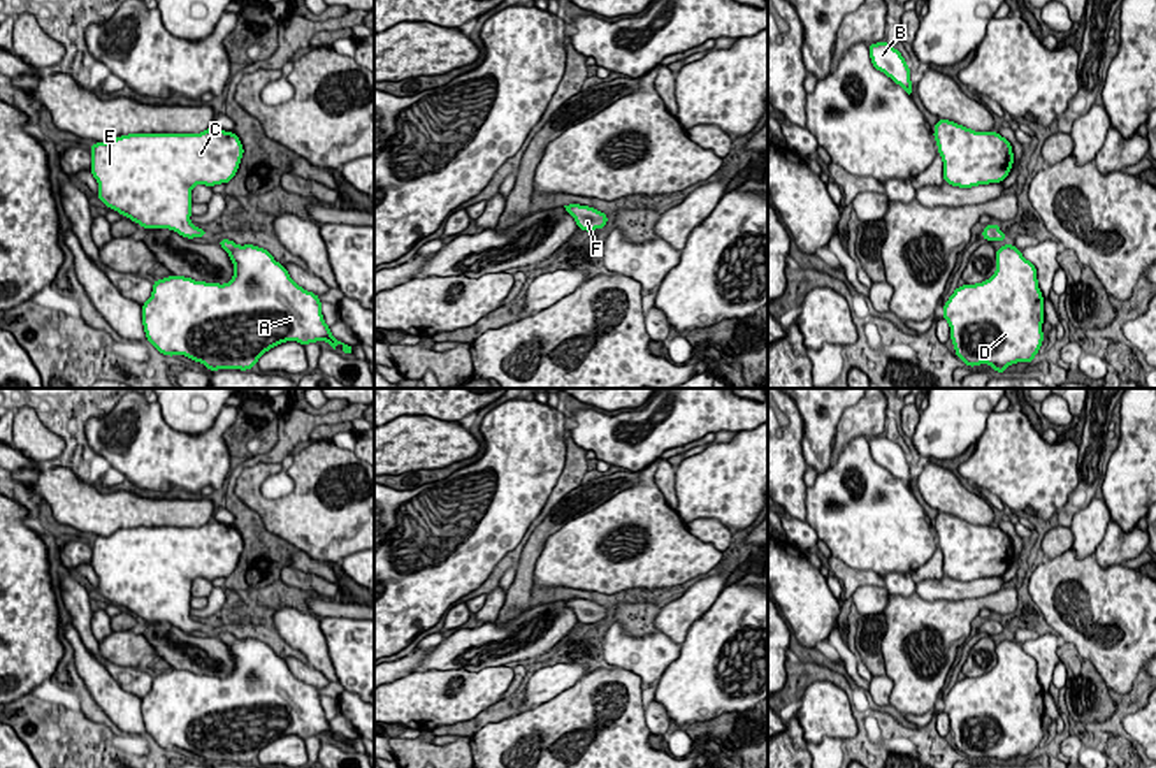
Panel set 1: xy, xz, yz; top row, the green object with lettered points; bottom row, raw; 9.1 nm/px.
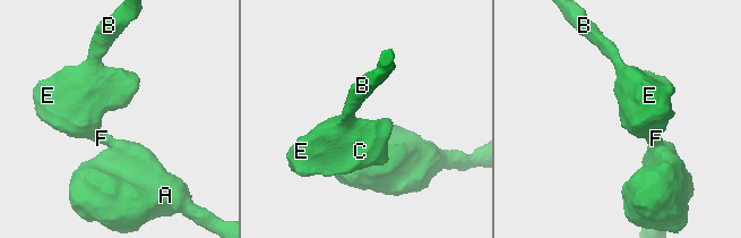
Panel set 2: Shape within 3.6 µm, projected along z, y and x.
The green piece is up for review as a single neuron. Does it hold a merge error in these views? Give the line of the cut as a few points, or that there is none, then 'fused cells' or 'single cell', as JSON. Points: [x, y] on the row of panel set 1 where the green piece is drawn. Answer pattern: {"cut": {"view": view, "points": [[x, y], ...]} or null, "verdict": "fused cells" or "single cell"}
{"cut": null, "verdict": "single cell"}

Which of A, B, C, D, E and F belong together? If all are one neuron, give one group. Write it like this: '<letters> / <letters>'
A B C D E F

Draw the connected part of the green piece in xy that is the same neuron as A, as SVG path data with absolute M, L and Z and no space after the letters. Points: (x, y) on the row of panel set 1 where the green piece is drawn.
M218 243L234 264L228 283L184 276L156 279L142 304L146 339L163 355L184 355L209 371L248 371L271 348L323 339L353 355L330 334L320 297L299 286L274 257L258 246Z

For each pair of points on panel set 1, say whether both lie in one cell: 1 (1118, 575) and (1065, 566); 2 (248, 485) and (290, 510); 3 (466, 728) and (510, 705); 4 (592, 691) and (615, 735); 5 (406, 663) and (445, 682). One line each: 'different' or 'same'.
1: same
2: same
3: same
4: same
5: different

